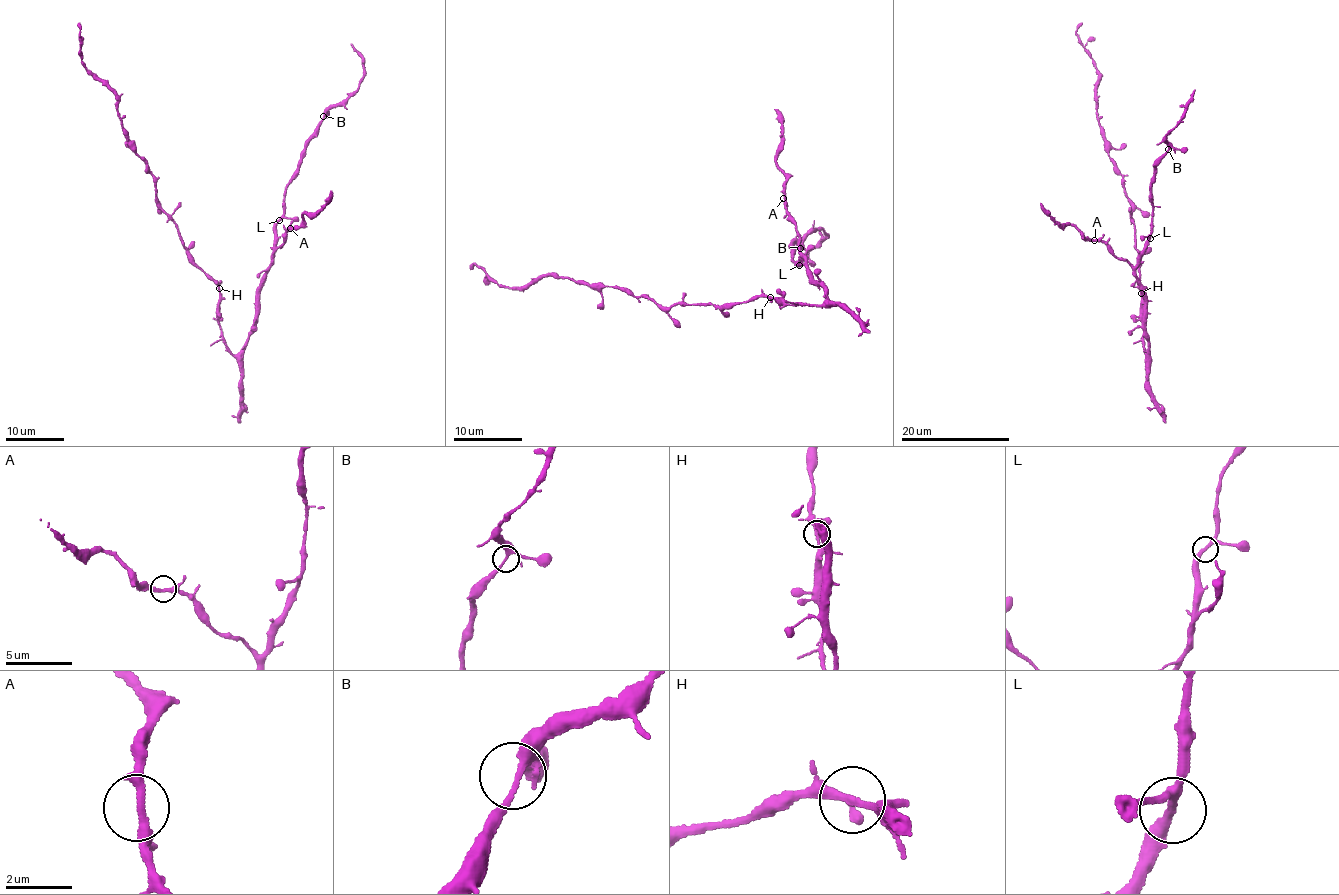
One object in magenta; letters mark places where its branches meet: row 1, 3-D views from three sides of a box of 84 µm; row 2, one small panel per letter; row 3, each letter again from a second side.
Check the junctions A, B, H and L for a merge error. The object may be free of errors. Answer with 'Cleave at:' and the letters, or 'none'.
Cleave at: none

